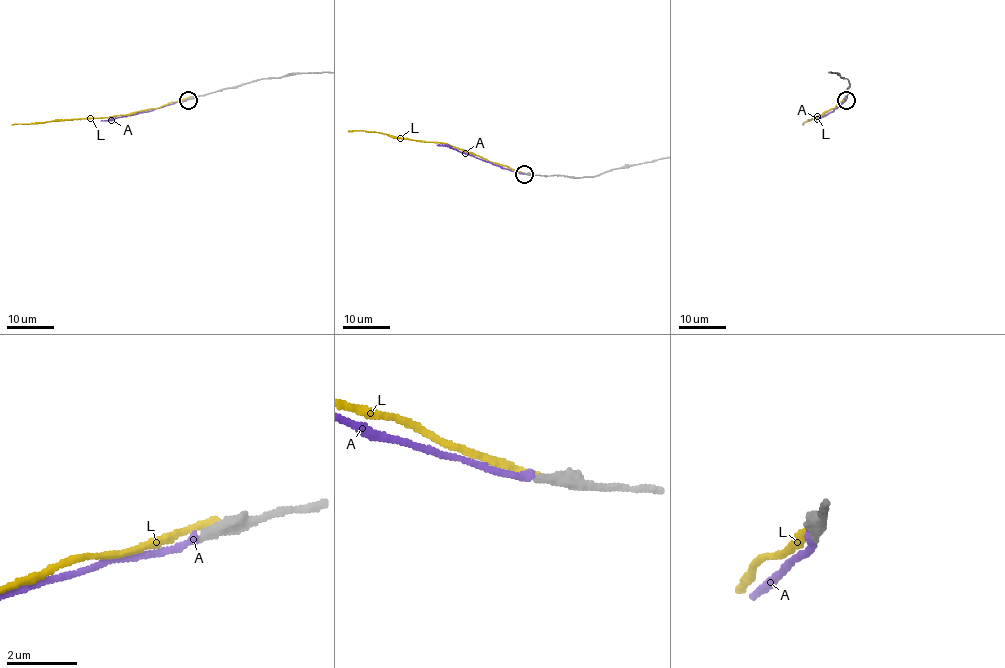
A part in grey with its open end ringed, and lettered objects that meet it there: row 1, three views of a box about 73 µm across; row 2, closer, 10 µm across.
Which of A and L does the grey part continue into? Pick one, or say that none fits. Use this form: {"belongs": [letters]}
{"belongs": ["A"]}

